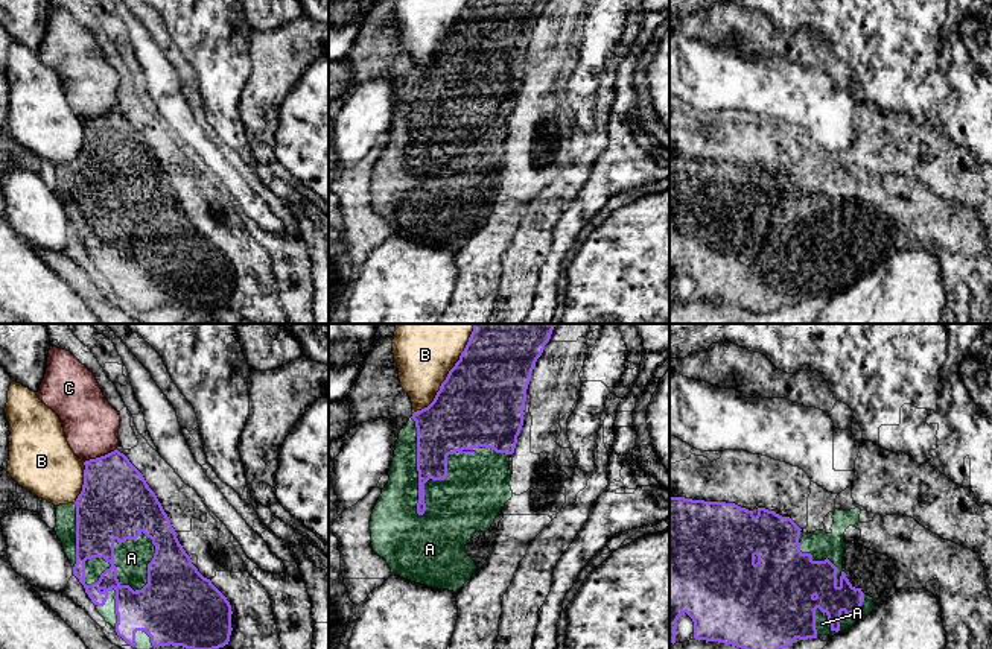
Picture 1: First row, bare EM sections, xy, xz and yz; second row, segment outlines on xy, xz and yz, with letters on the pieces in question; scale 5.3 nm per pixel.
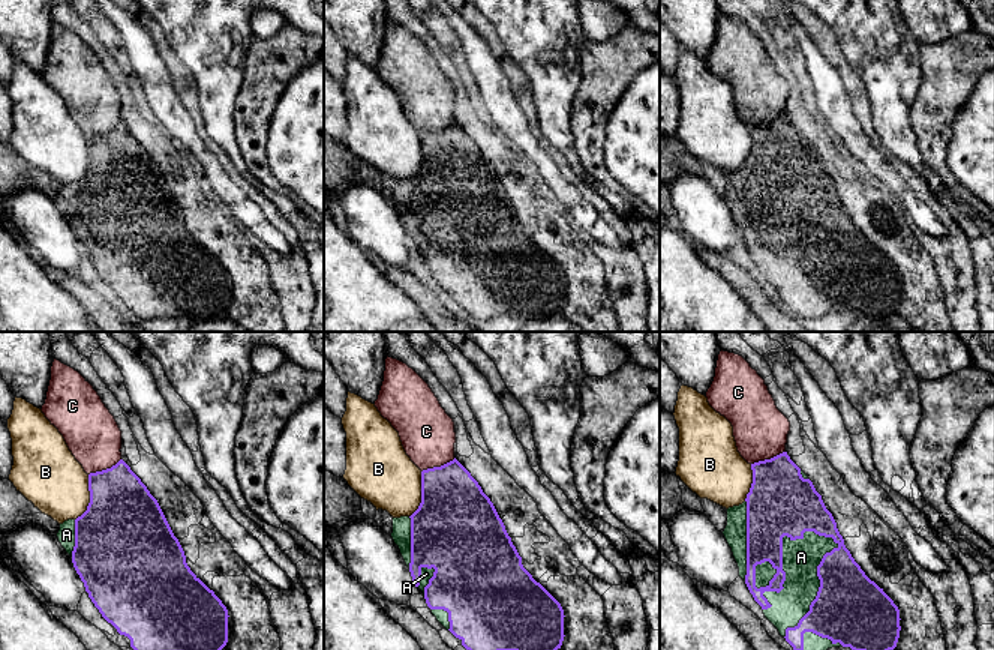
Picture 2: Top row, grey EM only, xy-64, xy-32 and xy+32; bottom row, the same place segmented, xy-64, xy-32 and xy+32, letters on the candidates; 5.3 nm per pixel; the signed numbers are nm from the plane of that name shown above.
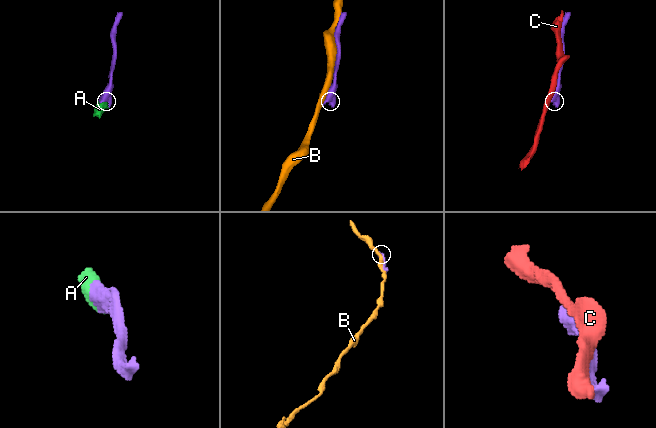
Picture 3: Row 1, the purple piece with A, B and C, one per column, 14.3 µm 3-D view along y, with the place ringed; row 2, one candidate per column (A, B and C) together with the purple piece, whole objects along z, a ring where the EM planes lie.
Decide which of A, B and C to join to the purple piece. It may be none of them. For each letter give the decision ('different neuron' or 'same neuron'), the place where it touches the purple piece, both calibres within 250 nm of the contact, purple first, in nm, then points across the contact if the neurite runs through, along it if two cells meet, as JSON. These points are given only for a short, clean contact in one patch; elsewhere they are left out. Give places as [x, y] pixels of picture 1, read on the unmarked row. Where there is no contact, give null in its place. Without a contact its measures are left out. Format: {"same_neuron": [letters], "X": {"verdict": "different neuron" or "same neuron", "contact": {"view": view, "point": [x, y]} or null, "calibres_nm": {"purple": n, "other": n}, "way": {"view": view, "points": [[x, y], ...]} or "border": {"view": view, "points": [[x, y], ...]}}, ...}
{"same_neuron": ["A"], "A": {"verdict": "same neuron", "contact": {"view": "xz", "point": [446, 123]}, "calibres_nm": {"purple": 340, "other": 340}}, "B": {"verdict": "different neuron", "contact": {"view": "xz", "point": [445, 40]}, "calibres_nm": {"purple": 460, "other": 280}}, "C": {"verdict": "different neuron", "contact": {"view": "xy", "point": [101, 116]}, "calibres_nm": {"purple": 380, "other": 300}}}

